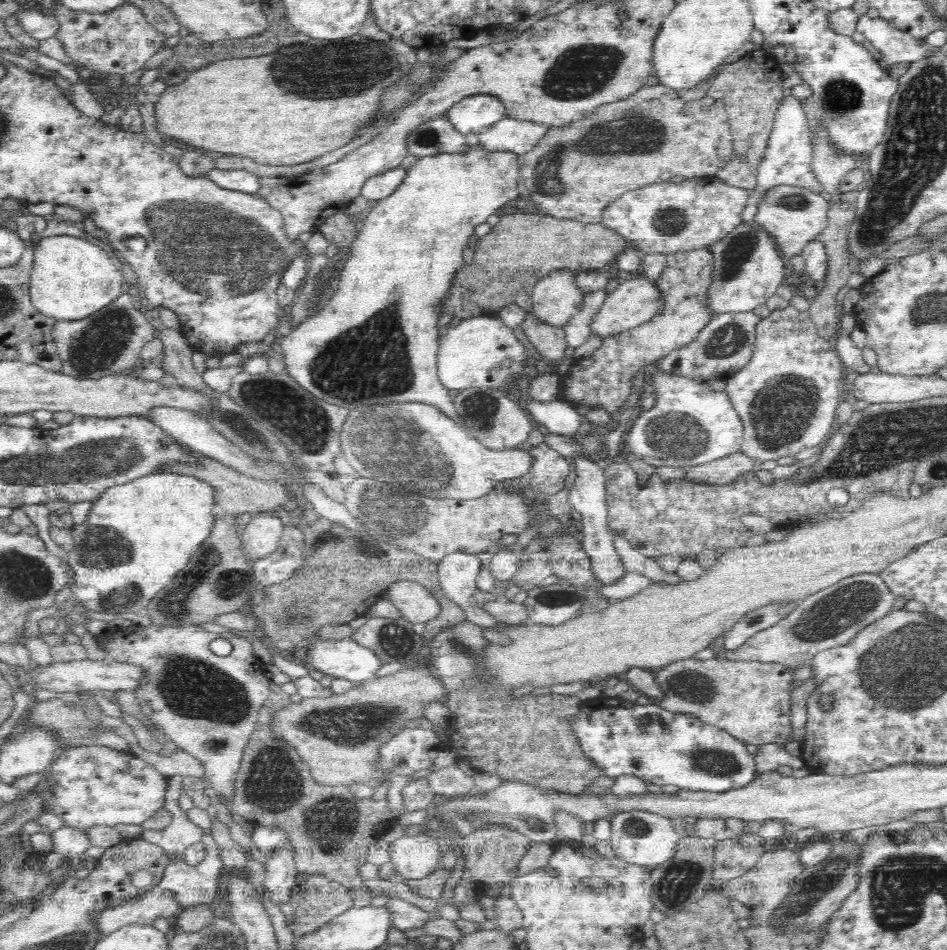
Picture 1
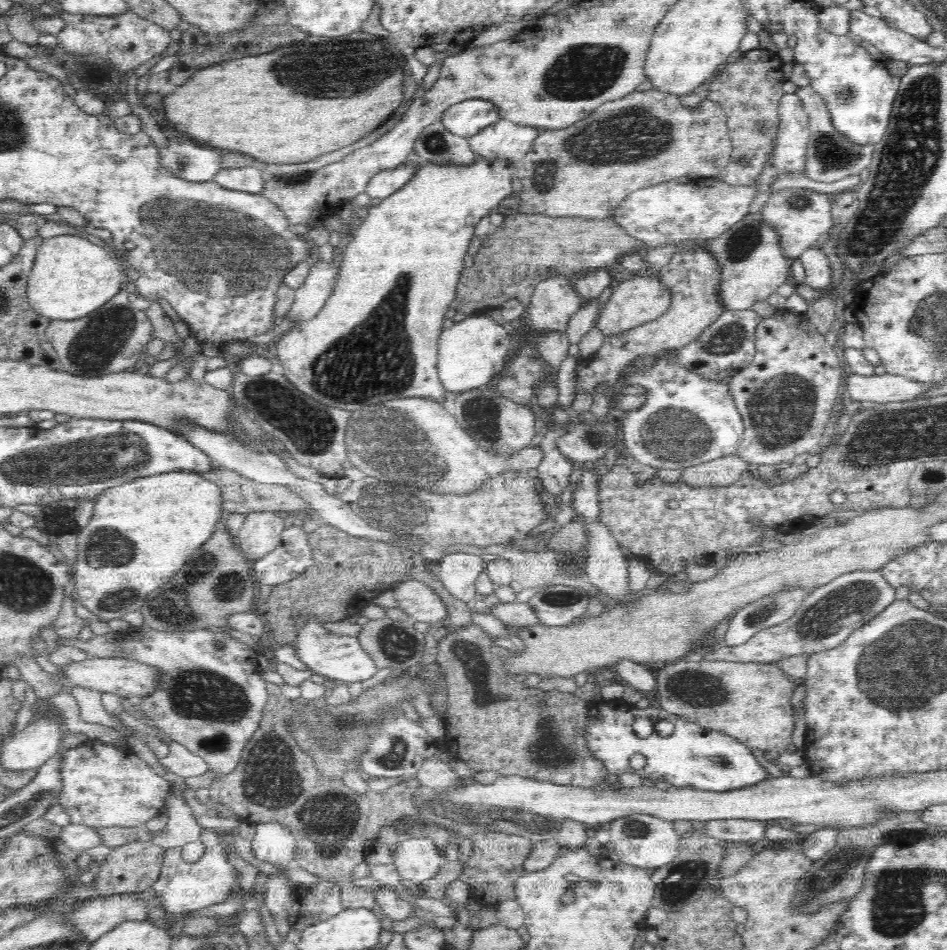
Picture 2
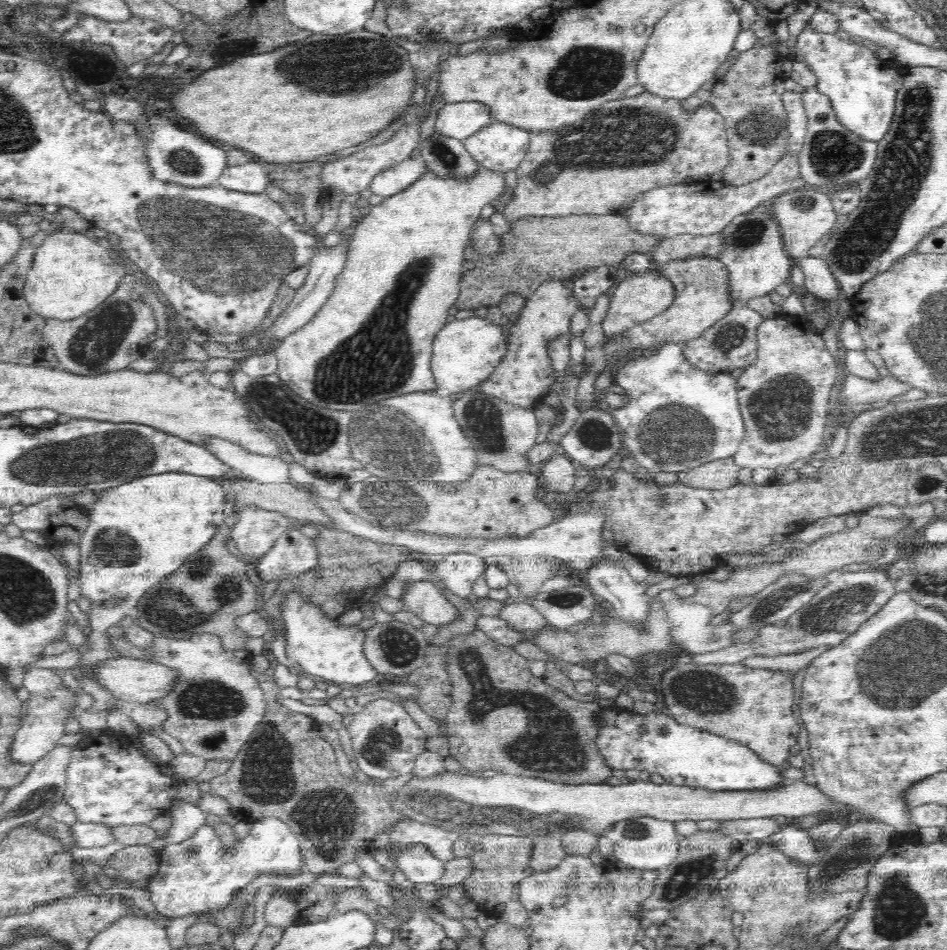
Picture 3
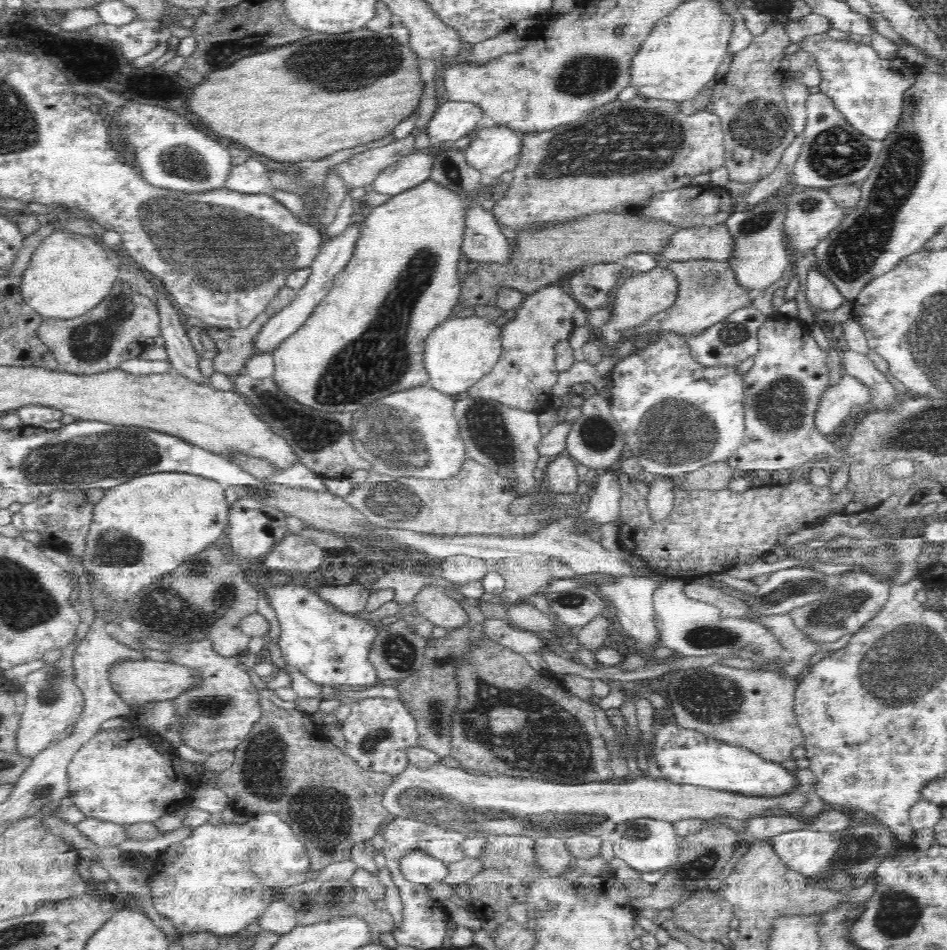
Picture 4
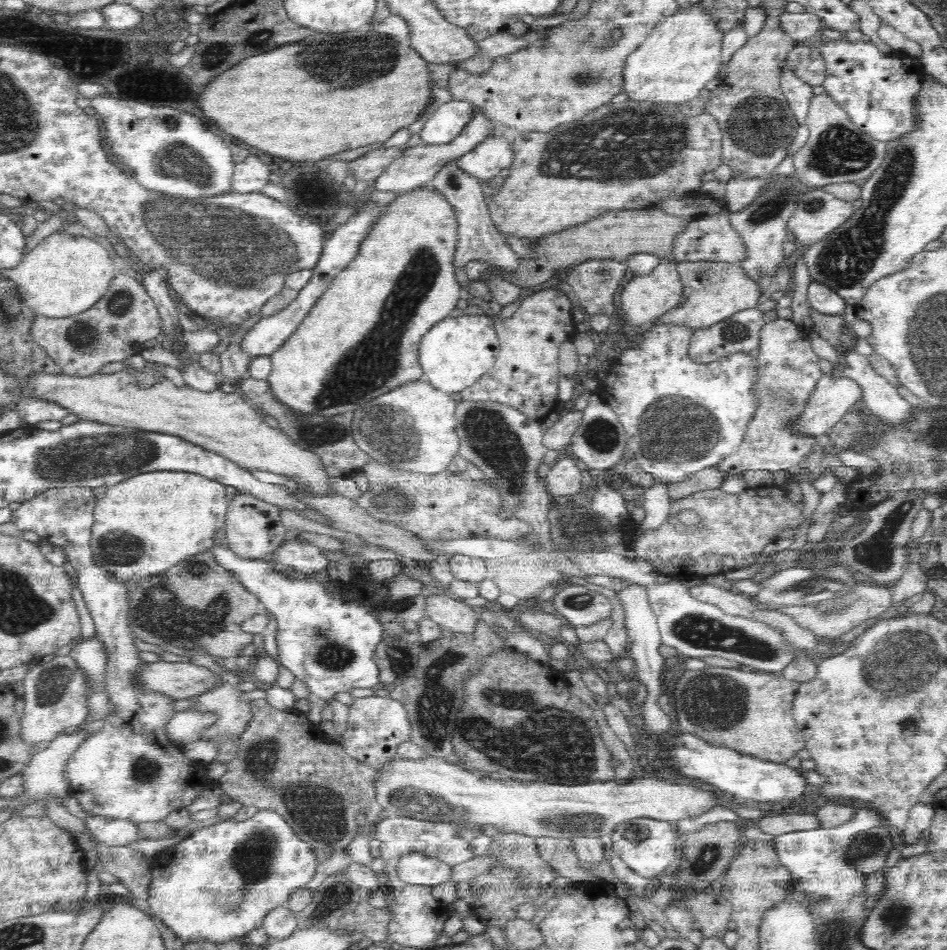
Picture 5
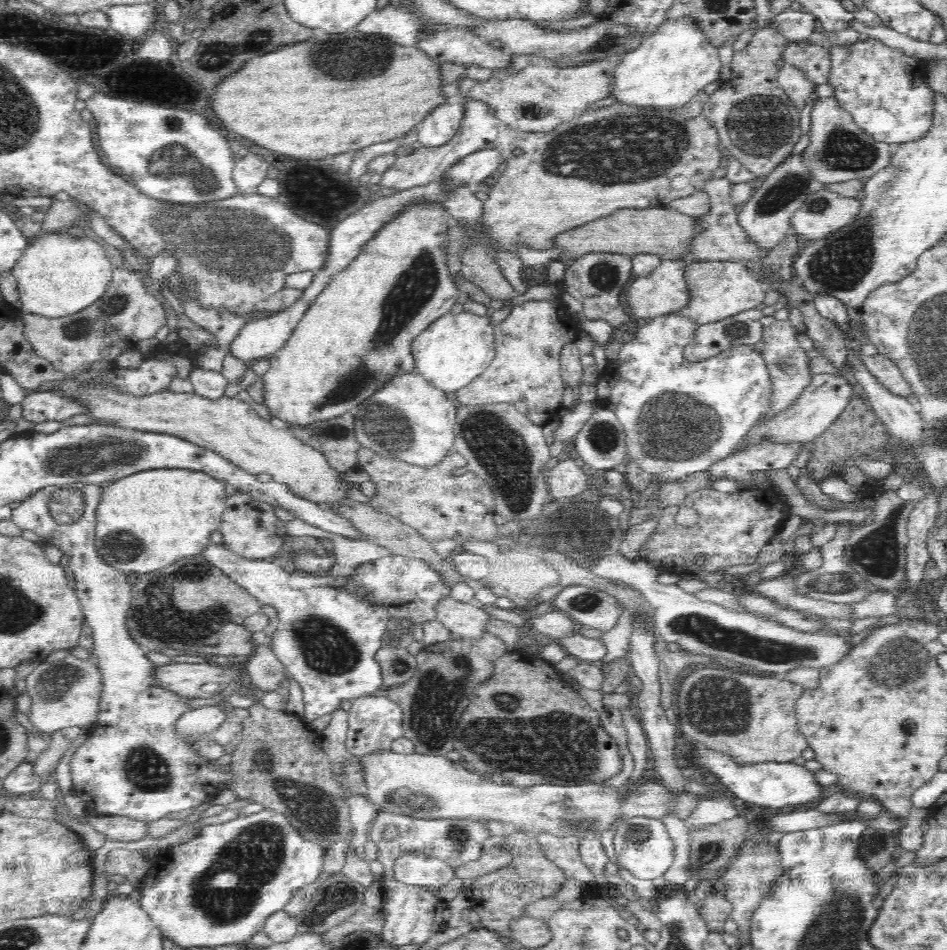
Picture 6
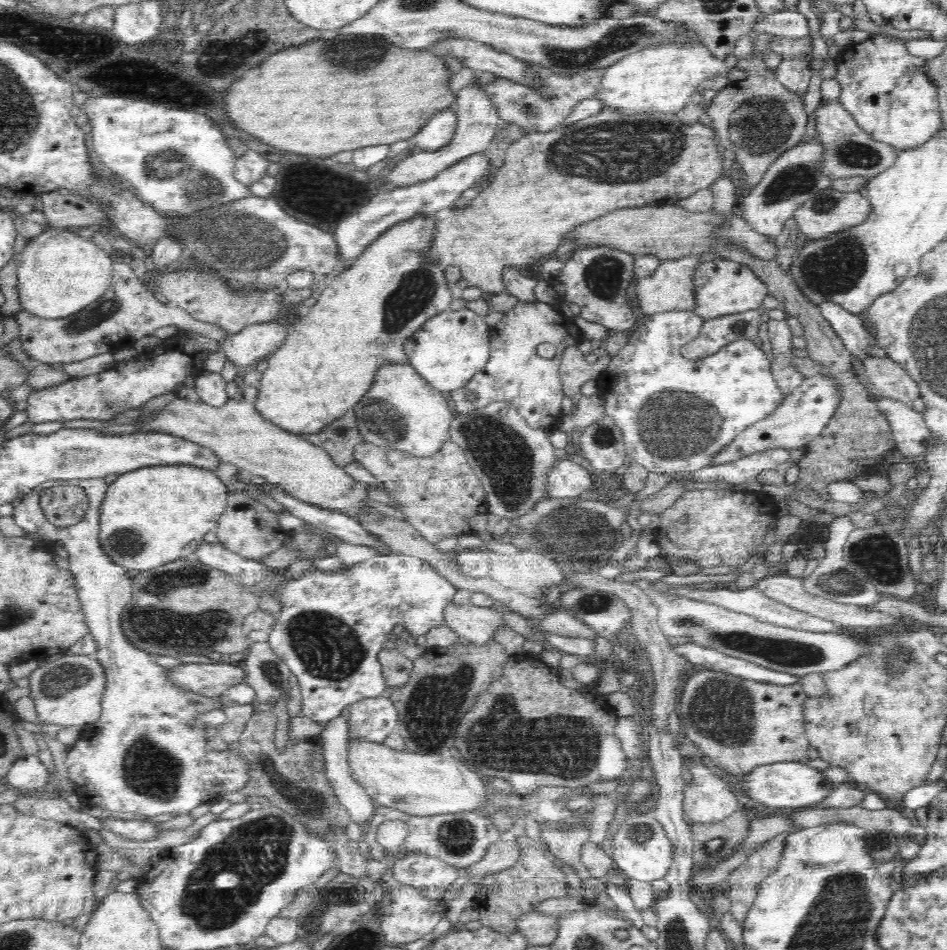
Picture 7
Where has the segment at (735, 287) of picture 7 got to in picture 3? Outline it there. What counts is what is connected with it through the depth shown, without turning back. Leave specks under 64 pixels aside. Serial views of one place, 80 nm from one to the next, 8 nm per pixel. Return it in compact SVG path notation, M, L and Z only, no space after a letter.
M695 256L685 259L674 259L659 266L660 275L664 275L674 285L675 297L673 303L664 312L650 318L646 322L634 325L624 334L616 335L605 340L602 349L607 358L606 372L614 375L614 364L624 362L625 356L636 349L646 352L657 348L662 343L678 344L698 338L706 329L724 318L734 304L729 298L729 276L725 264L717 258Z

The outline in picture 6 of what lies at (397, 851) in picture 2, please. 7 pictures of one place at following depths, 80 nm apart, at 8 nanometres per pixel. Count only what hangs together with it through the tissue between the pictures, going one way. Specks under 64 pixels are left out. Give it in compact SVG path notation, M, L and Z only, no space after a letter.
M406 853L395 860L393 876L401 883L420 886L436 893L455 877L455 867L425 853Z

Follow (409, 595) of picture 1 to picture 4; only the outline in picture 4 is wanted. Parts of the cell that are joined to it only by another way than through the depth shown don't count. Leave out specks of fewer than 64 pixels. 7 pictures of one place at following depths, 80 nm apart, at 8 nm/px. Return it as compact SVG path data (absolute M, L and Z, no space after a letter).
M438 585L423 586L410 604L415 606L420 617L424 617L426 620L432 622L432 624L435 624L435 626L441 626L445 629L458 628L465 625L467 621L467 612Z

